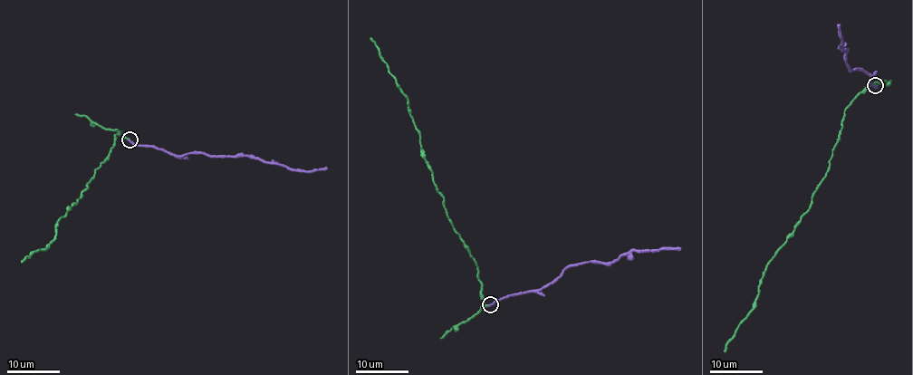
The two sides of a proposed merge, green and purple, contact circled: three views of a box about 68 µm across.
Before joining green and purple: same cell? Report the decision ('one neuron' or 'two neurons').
two neurons

